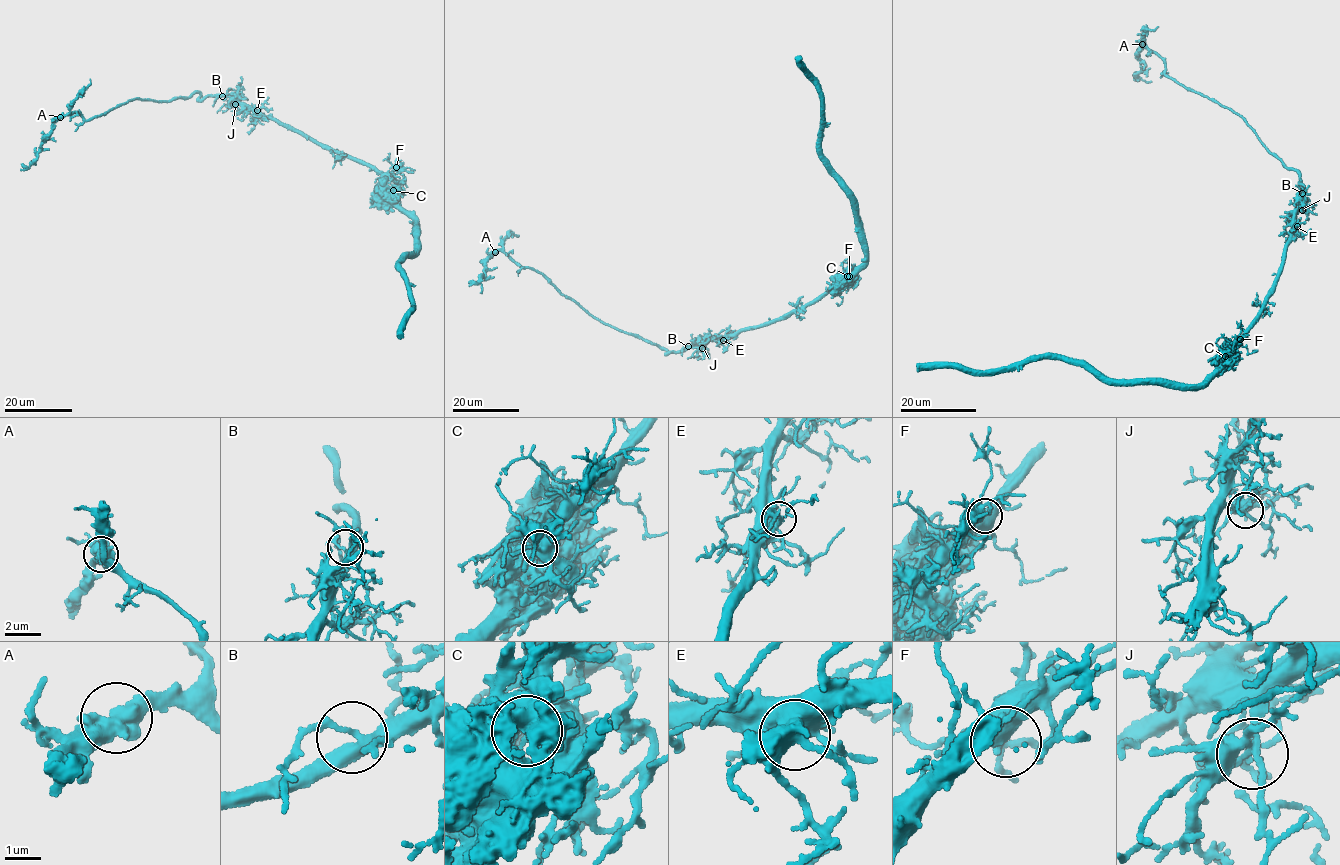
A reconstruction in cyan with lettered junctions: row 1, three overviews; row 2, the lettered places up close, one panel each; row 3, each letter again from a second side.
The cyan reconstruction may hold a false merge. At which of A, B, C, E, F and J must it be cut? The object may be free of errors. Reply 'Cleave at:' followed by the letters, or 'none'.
Cleave at: C

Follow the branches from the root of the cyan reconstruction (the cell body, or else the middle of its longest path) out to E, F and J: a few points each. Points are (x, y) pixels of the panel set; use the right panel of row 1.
E: (1283, 266), (1284, 249), (1297, 226)
F: (1283, 266), (1265, 307), (1240, 339)
J: (1283, 266), (1295, 213), (1302, 210)

